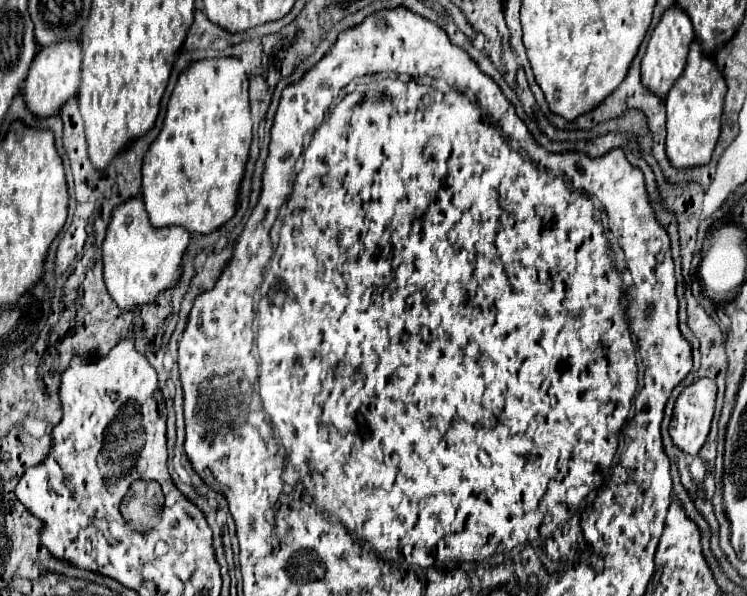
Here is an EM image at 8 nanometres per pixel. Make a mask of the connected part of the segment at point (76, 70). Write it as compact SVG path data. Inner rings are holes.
M64 41L56 43L52 47L44 47L36 53L36 59L32 61L28 79L24 83L24 101L28 109L36 117L52 117L58 115L62 105L76 97L80 87L80 65L82 65L82 49L76 41Z

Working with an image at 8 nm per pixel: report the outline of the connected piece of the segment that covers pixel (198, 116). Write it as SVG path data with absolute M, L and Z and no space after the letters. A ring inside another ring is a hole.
M204 59L192 63L172 91L164 127L152 143L142 167L142 199L154 227L180 225L190 233L208 235L220 229L236 213L240 183L246 171L252 143L252 117L248 105L248 77L238 59Z

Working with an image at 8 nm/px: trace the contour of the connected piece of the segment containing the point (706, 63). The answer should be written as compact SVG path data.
M694 39L686 69L666 95L666 129L668 129L666 155L672 167L676 169L700 167L710 161L714 145L720 135L720 115L724 95L726 83L724 77L720 75L720 69L716 67L714 57L706 55L698 39Z

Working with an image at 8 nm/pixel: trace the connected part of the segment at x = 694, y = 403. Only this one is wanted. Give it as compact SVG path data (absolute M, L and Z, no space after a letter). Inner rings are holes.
M696 379L688 385L674 405L674 417L668 427L674 445L696 455L704 445L716 403L716 383L712 379Z

